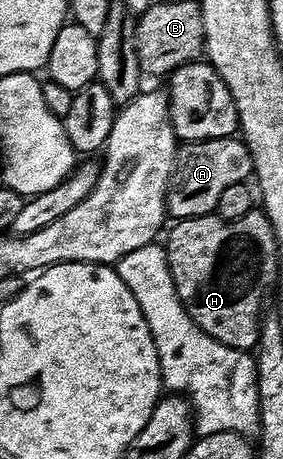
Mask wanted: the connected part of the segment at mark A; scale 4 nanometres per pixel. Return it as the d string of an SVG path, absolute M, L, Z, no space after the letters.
M240 138L182 142L177 149L173 175L169 179L169 188L165 194L166 212L174 220L212 215L216 212L222 193L230 185L246 182L253 174L253 158L249 146Z

